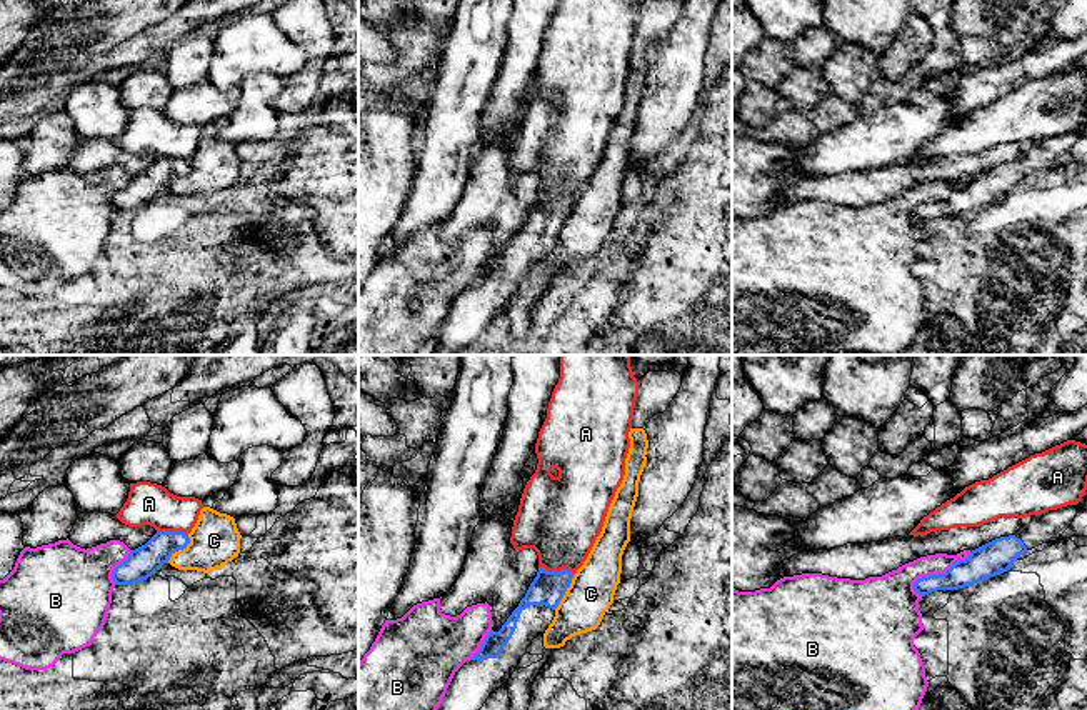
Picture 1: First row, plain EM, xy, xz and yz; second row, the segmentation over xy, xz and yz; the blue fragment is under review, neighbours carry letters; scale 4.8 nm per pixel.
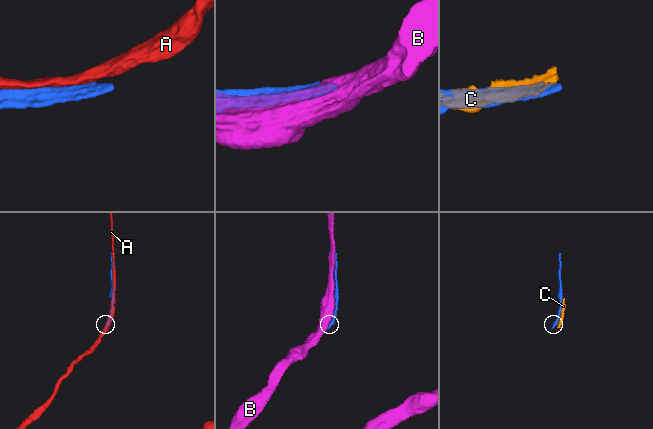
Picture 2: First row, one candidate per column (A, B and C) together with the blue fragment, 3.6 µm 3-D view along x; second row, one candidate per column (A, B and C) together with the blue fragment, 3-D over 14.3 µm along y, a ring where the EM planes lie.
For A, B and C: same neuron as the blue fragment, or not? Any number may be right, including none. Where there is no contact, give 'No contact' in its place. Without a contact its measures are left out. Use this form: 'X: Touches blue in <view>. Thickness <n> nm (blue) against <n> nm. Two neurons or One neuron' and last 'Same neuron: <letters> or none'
A: Touches blue in xz. Thickness 160 nm (blue) against 380 nm. Two neurons
B: Touches blue in yz. Thickness 160 nm (blue) against 220 nm. Two neurons
C: Touches blue in xy. Thickness 150 nm (blue) against 240 nm. Two neurons
Same neuron: none

